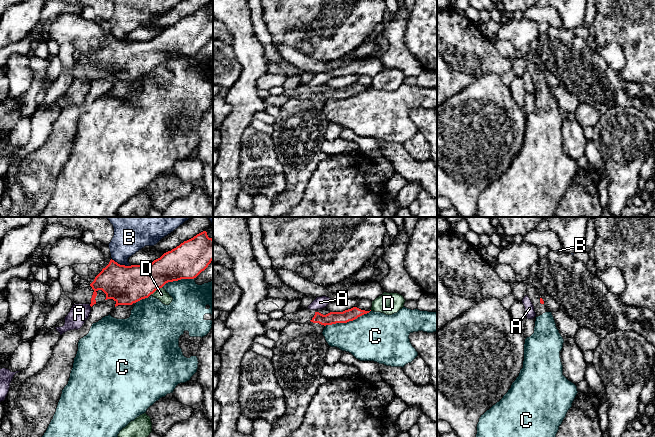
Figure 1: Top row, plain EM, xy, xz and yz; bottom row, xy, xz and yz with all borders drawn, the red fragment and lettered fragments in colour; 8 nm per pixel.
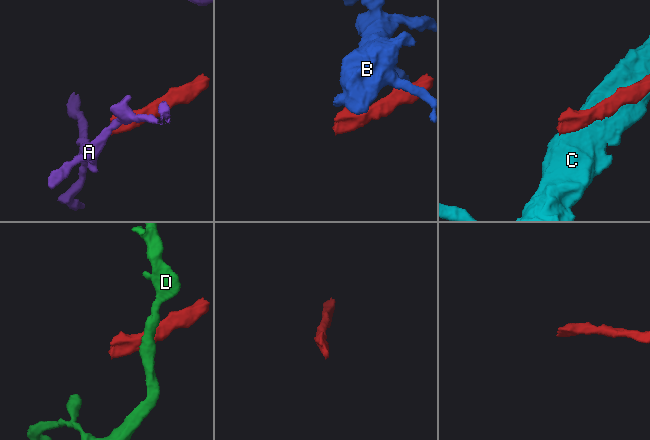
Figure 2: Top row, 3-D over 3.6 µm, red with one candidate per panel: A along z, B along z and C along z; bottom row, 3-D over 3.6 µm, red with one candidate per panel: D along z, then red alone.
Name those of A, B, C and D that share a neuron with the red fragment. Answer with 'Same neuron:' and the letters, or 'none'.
Same neuron: none

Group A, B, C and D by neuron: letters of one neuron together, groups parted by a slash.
A / B / C / D

